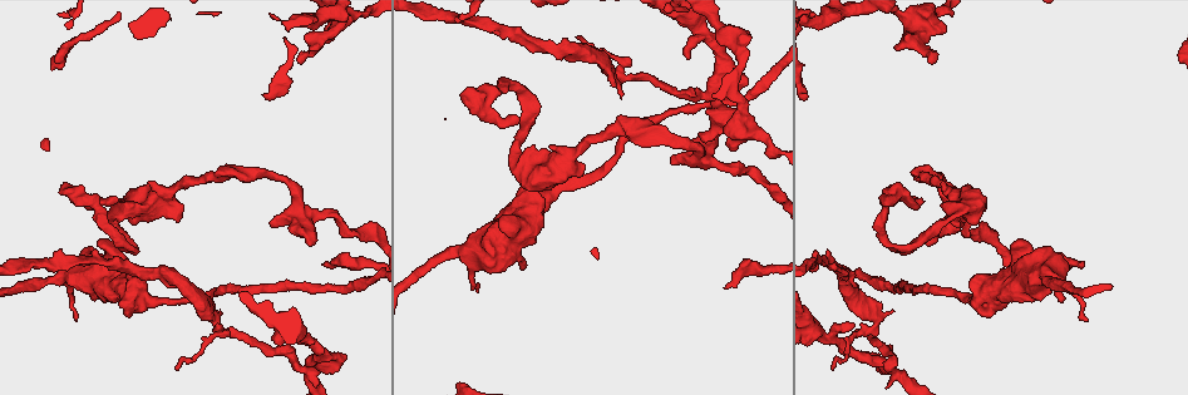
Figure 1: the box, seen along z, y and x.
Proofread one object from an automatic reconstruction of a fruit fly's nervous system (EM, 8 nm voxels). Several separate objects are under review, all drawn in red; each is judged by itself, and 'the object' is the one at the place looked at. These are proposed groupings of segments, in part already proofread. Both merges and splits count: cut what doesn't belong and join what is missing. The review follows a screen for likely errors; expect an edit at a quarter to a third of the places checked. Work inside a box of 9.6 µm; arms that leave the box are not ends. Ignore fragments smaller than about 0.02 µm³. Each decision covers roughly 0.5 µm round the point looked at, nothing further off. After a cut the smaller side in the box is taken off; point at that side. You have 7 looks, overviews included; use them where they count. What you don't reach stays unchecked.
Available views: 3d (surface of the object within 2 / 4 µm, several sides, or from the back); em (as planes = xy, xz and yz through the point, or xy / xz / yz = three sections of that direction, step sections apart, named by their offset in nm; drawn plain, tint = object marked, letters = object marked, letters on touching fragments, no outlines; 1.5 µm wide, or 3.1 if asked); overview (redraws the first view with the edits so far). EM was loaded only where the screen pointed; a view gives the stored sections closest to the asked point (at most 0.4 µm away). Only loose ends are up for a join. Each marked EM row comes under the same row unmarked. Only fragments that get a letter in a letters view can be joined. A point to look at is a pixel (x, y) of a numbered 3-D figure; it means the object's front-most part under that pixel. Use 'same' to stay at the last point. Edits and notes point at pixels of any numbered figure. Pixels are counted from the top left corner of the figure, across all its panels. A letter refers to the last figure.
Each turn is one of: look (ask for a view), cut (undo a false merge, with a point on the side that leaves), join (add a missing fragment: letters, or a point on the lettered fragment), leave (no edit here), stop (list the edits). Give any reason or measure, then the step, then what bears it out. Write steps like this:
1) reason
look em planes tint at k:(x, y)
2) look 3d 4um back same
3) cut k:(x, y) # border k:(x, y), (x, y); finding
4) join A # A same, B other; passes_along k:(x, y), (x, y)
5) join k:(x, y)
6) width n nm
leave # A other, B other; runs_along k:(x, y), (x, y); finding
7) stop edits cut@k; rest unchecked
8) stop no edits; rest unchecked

three arms meet
look 3d 2um back at 1:(892, 369)

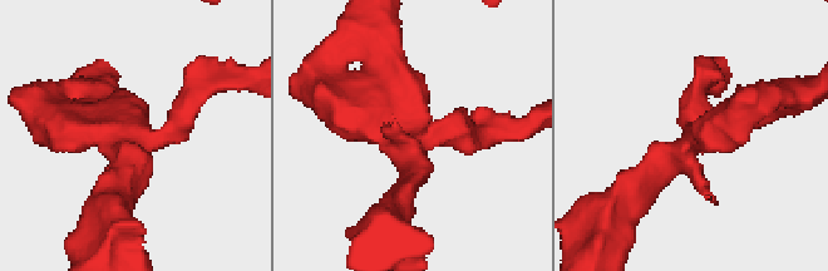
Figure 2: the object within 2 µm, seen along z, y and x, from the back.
need the tissue
look em yz step 4 tint at 2:(690, 137)

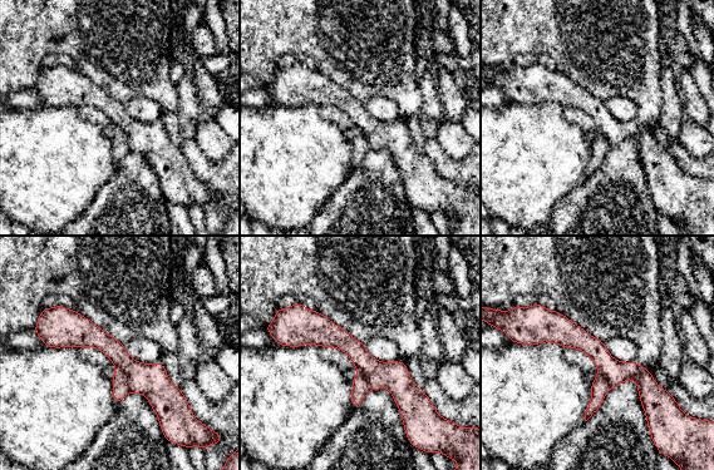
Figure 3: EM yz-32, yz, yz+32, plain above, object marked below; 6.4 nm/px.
look em xz step 8 letters same

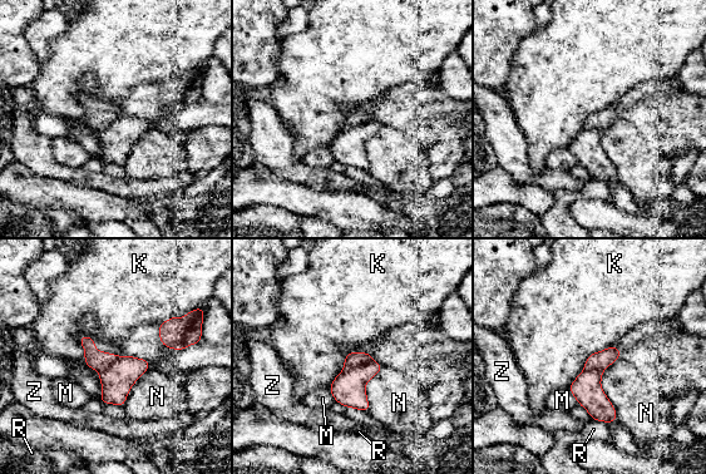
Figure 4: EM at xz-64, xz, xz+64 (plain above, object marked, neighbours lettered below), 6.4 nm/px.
cut 4:(354, 359) # K other, M other, N other, R other, Z other; border 4:(371, 359), (345, 369); a second neuron is stuck on

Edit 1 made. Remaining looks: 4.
thick turns thin
look em xy step 8 tint at 1:(1049, 278)

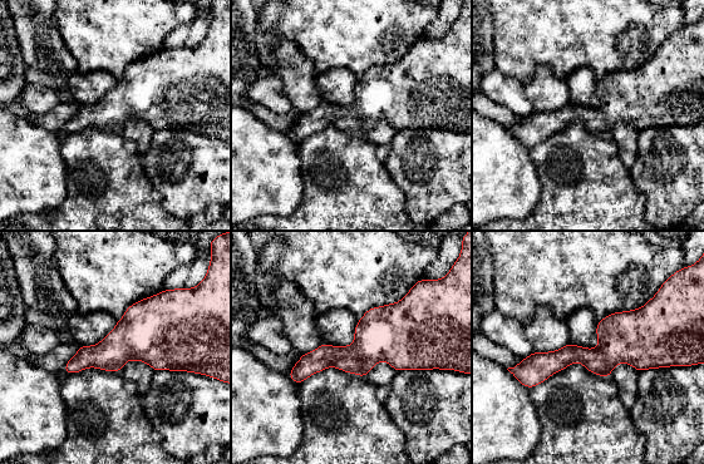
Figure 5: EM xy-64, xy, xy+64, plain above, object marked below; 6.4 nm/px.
cut it another way
look em planes letters same

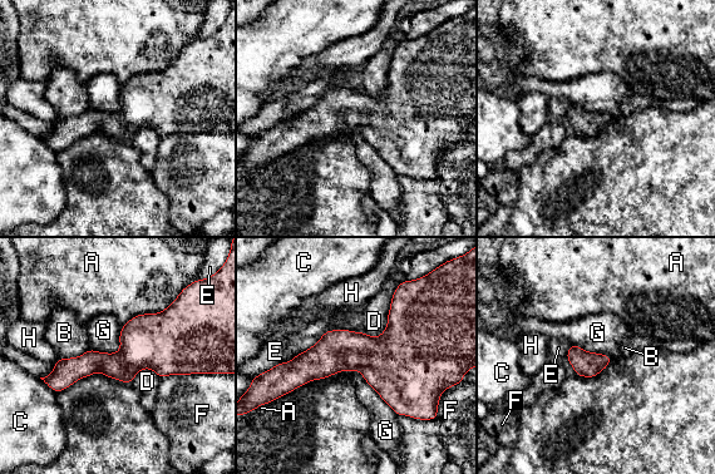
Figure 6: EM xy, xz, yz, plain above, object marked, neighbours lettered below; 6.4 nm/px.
leave # A other, B other, C other, D other, E other, F other, G other, H other; border 6:(122, 326), (117, 351), (90, 349); continuous, no second neuron

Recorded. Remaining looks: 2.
stop edits cut@4; rest unchecked

